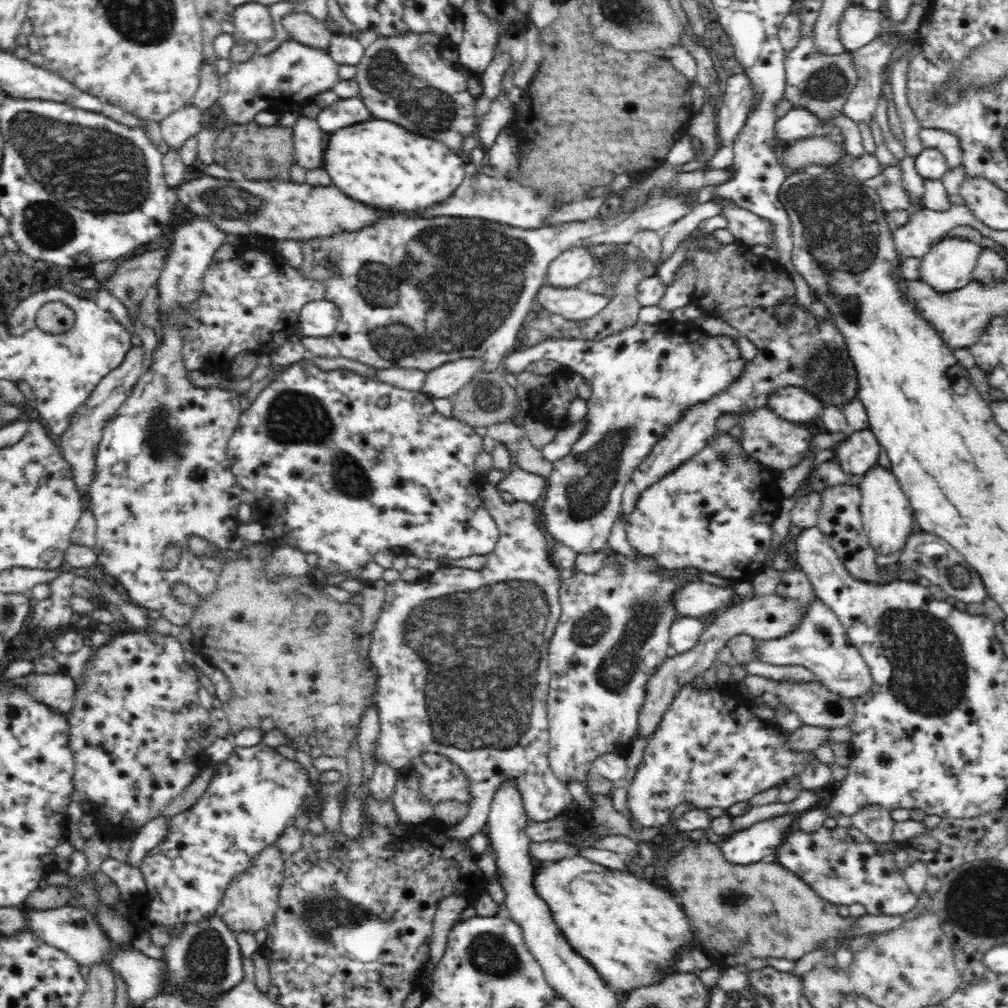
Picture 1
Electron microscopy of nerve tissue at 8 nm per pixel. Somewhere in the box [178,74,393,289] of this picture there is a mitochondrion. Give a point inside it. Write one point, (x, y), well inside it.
(232, 203)

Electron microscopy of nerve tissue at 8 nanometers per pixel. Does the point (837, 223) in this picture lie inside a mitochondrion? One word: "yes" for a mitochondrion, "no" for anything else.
yes

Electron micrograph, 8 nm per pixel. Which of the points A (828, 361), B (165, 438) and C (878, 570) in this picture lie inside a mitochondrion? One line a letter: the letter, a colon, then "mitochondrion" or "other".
A: mitochondrion
B: mitochondrion
C: other

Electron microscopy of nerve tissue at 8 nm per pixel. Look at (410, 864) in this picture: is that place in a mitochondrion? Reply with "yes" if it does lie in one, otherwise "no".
no

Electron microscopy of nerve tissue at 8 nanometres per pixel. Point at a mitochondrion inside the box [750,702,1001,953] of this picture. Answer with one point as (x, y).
(962, 925)

